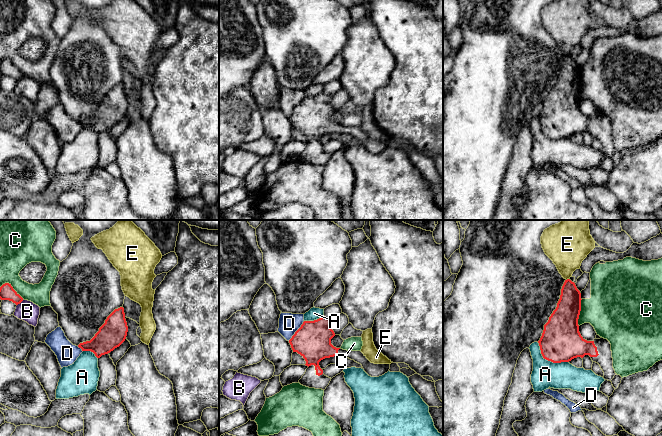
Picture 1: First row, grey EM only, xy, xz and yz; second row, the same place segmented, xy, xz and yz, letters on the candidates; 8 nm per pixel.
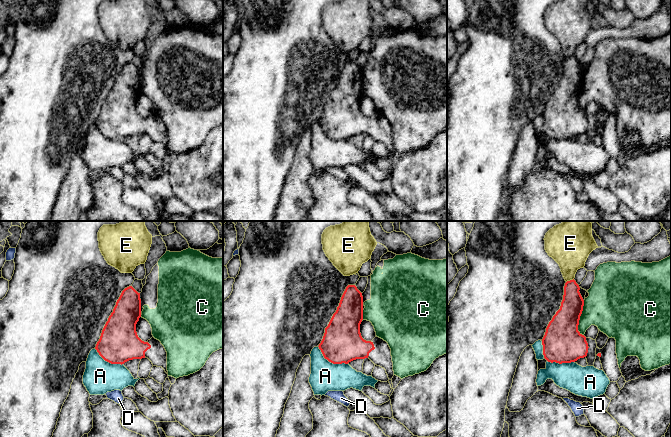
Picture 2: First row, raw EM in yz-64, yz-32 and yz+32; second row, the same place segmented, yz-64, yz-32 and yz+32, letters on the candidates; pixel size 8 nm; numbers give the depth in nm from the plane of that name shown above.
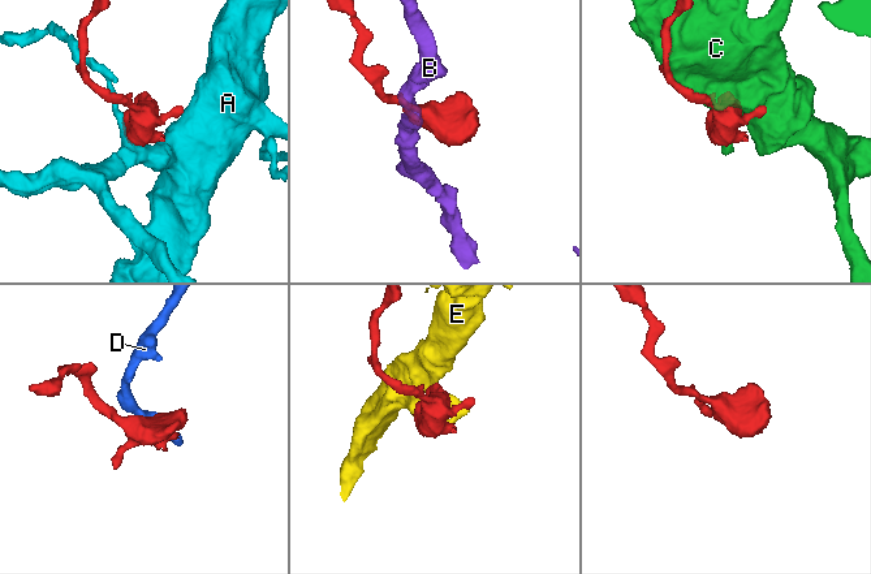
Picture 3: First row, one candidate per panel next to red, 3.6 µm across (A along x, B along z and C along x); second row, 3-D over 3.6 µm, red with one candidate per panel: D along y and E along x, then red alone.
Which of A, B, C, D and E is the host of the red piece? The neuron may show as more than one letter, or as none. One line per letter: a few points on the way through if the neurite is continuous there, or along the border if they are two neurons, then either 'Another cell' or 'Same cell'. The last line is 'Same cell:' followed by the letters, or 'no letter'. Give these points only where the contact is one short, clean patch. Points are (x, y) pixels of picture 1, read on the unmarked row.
A: Another cell
B: Another cell
C: Another cell
D: Boundary: xz (304, 97), (288, 116). Another cell
E: Another cell
Same cell: no letter

